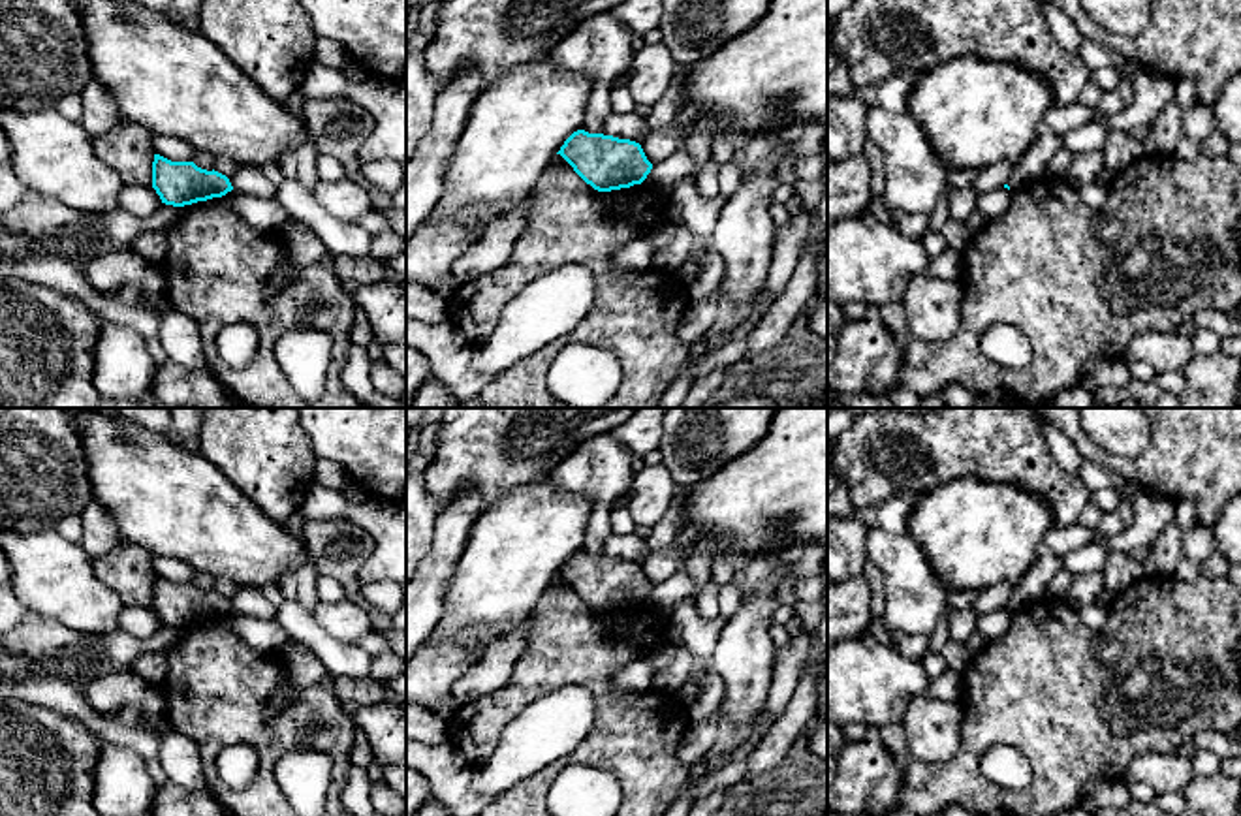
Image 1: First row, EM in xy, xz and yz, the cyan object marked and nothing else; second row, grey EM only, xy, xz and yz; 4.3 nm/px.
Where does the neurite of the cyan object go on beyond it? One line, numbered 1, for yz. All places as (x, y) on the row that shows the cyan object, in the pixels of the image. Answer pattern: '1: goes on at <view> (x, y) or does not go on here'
1: does not go on here

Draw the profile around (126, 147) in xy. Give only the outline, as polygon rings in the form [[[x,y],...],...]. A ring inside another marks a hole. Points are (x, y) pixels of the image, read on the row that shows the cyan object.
[[[120,120],[102,135],[92,135],[94,152],[128,184],[152,186],[154,150],[150,132]]]

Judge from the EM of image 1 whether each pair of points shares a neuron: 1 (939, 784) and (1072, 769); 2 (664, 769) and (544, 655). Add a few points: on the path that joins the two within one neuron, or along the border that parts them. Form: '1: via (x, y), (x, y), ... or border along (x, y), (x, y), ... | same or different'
1: via (973, 792), (978, 796), (1038, 796) | same
2: via (636, 736), (604, 692), (578, 666) | same

